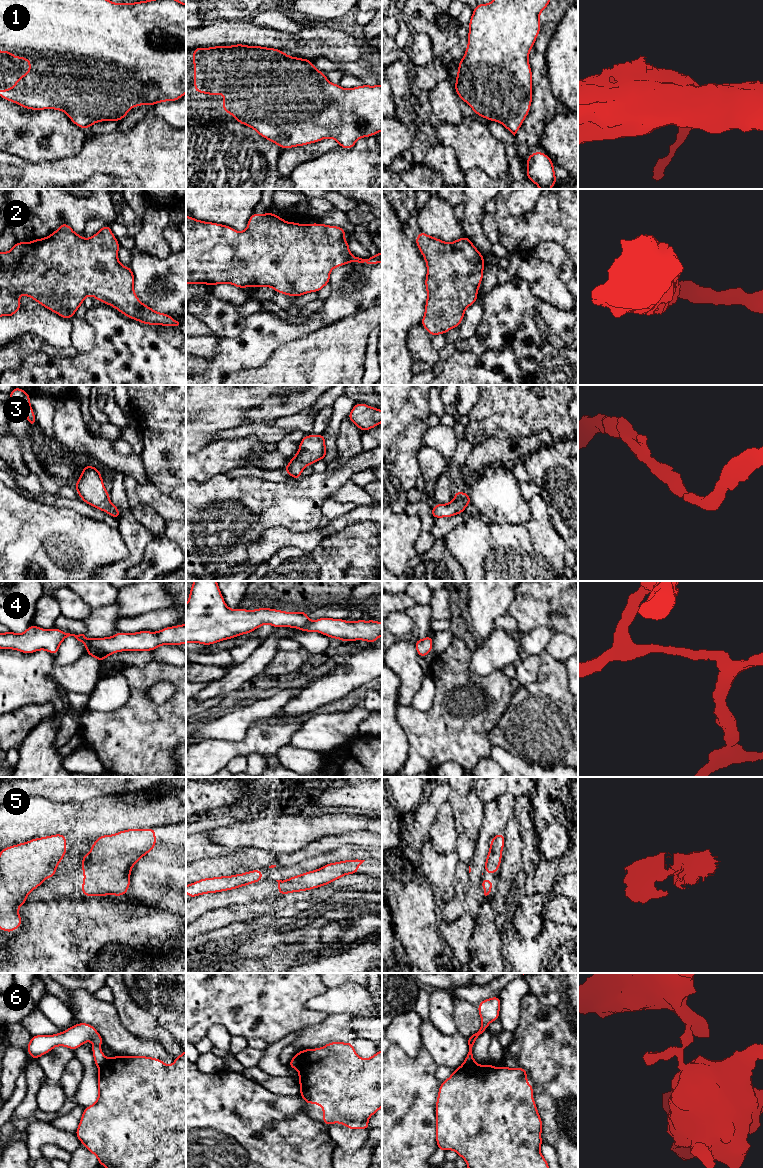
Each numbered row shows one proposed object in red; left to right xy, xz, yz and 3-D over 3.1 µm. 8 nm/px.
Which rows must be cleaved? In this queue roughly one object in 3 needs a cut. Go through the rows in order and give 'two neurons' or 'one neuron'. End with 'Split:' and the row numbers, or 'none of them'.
1: one neuron
2: one neuron
3: one neuron
4: one neuron
5: two neurons
6: two neurons
Split: 5, 6

